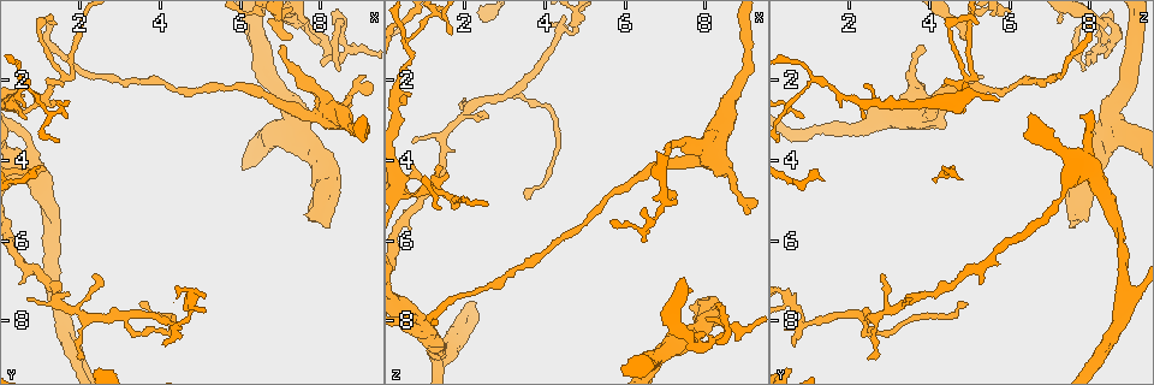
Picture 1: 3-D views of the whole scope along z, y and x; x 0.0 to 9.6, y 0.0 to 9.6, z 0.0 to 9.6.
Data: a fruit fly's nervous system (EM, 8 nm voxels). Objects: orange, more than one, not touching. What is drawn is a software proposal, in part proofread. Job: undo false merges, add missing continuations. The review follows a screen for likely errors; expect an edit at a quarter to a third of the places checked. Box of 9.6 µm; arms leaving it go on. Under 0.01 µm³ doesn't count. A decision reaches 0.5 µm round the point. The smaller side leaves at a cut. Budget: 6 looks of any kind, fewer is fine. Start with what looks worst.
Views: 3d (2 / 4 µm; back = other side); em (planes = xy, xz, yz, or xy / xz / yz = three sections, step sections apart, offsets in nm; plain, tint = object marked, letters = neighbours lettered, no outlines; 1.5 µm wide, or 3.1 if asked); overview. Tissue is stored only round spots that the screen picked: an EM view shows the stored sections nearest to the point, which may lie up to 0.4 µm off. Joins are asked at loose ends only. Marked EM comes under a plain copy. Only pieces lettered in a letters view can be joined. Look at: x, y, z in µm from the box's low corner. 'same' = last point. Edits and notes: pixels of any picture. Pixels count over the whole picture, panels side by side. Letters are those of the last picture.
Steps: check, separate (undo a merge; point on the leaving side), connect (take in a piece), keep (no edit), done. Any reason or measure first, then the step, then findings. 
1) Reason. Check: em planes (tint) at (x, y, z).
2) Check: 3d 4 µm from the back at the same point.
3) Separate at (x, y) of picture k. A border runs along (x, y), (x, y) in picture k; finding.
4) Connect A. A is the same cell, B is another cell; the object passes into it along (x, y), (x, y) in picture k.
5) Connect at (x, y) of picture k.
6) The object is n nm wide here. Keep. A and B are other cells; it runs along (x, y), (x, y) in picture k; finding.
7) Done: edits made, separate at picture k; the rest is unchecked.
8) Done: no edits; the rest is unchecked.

Thick end. Check: 3d 2 µm at (8.15, 5.70, 7.55).

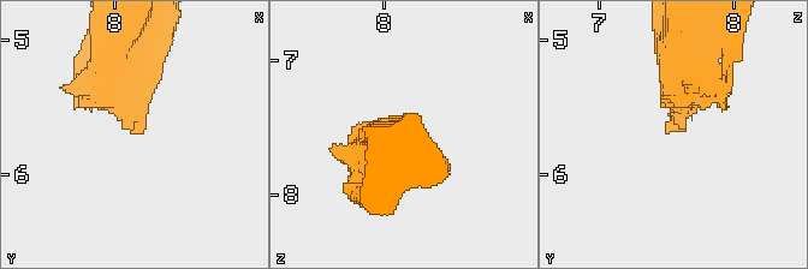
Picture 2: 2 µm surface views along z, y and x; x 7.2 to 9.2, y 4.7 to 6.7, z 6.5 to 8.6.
Check: em planes (letters) at (8.14, 5.68, 7.50).

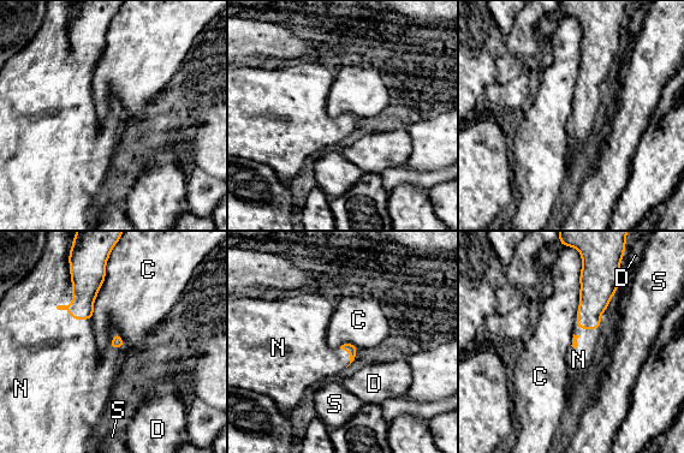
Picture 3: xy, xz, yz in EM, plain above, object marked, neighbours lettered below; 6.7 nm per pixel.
Connect N. N is the same cell, C, D and S are other cells; the object passes into it along (87, 281), (58, 305), (29, 329) in picture 3; it goes on there.

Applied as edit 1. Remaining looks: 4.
Free end. Check: 3d 2 µm at (9.15, 1.90, 5.30).

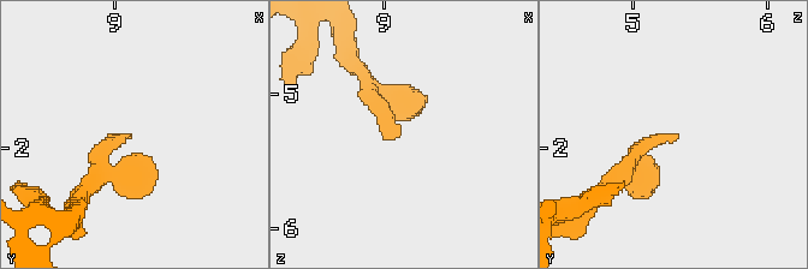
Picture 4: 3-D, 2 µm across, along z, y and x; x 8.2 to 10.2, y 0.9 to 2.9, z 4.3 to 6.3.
Check: em planes (letters) at (9.14, 1.88, 5.26).

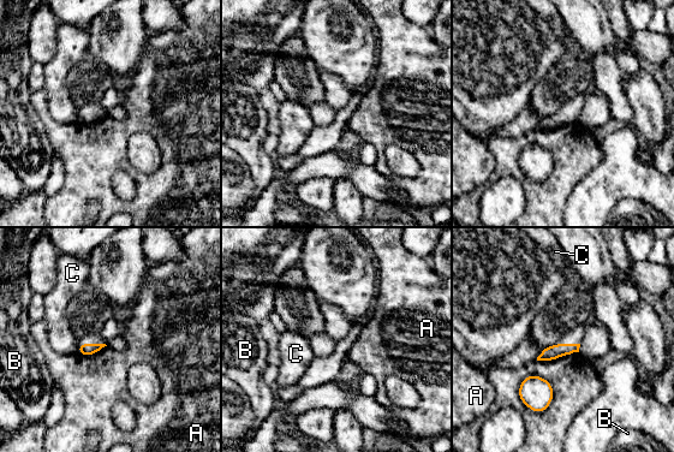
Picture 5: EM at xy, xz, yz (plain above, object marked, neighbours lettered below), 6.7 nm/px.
Keep. A, B and C are other cells; a border runs along (530, 374), (519, 398), (542, 412) in picture 5; none of them fits.

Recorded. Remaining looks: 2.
Stops while still wide. Check: em planes (letters) at (7.10, 3.70, 8.65).

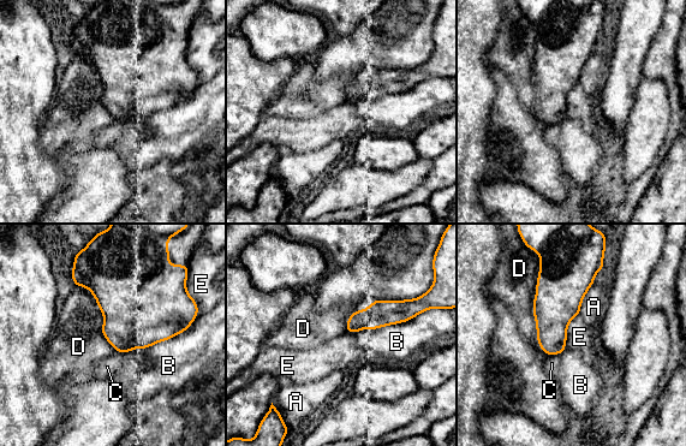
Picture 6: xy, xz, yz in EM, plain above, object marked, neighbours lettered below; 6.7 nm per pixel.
The longest contact is with D, 500 nm. Keep. A, B, C, D and E are other cells; none of them fits.

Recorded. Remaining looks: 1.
Done: edits made, connect at picture 3; the rest is unchecked.

